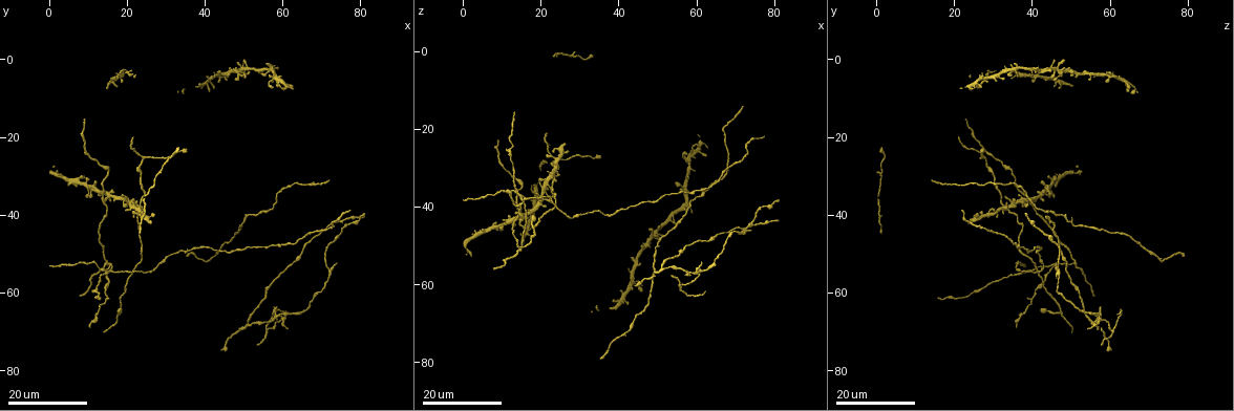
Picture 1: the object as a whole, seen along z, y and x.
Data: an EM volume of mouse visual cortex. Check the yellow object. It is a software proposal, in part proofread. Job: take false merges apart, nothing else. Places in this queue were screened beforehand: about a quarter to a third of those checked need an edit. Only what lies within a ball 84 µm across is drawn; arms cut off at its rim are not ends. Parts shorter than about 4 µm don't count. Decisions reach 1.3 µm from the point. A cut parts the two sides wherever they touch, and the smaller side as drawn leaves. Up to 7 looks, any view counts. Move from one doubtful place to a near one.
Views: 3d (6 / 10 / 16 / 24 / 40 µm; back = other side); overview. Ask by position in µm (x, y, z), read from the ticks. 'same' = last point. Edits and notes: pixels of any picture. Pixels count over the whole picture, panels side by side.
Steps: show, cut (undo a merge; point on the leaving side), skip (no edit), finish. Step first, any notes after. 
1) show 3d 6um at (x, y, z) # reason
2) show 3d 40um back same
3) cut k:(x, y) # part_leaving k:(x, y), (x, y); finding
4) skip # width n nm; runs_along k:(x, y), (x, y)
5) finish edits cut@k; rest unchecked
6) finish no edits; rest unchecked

show 3d 16um at (14.5, 55.0, 37.0) # branch point

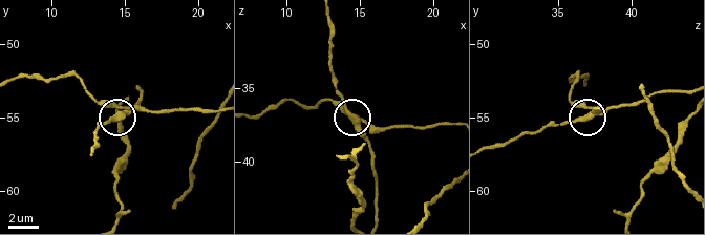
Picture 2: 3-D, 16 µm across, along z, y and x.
show 3d 10um at (14.6, 54.8, 37.0) # zoom in

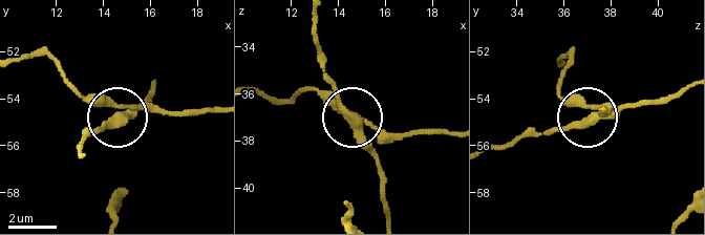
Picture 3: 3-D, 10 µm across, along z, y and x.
skip # arms 3; one neuron here

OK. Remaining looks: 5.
show 3d 16um at (15.5, 52.5, 46.0) # three arms meet

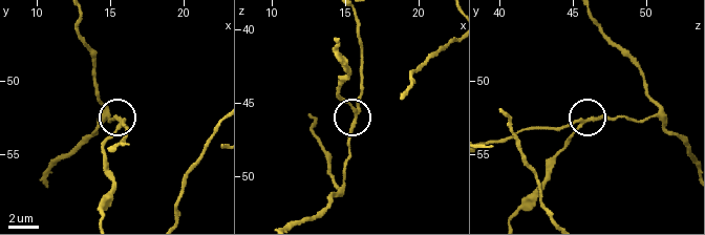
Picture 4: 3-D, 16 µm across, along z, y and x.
show 3d 10um at (15.6, 53.2, 45.6)

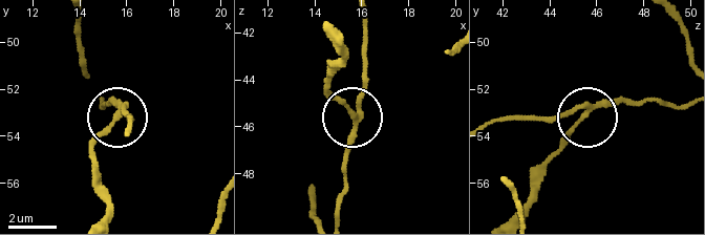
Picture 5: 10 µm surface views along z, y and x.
cut 5:(101, 134) # part_leaving 5:(118, 114), (93, 148), (105, 214); two neurons meet here

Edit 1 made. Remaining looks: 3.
show 3d 16um at (23.0, 38.0, 33.5) # two arms in line, one across

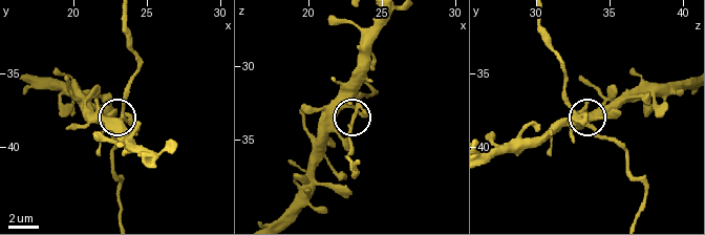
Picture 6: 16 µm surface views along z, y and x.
show 3d 6um same # closer look

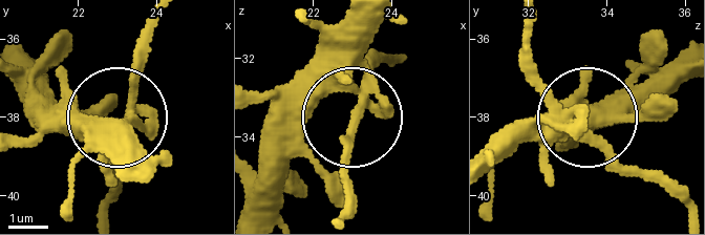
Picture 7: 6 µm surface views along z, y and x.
skip # side_arm 45 um; runs_along 7:(253, 169), (323, 99), (354, 91), (364, 105), (343, 206); all the same neuron

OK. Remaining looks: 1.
finish edits cut@5; rest unchecked

